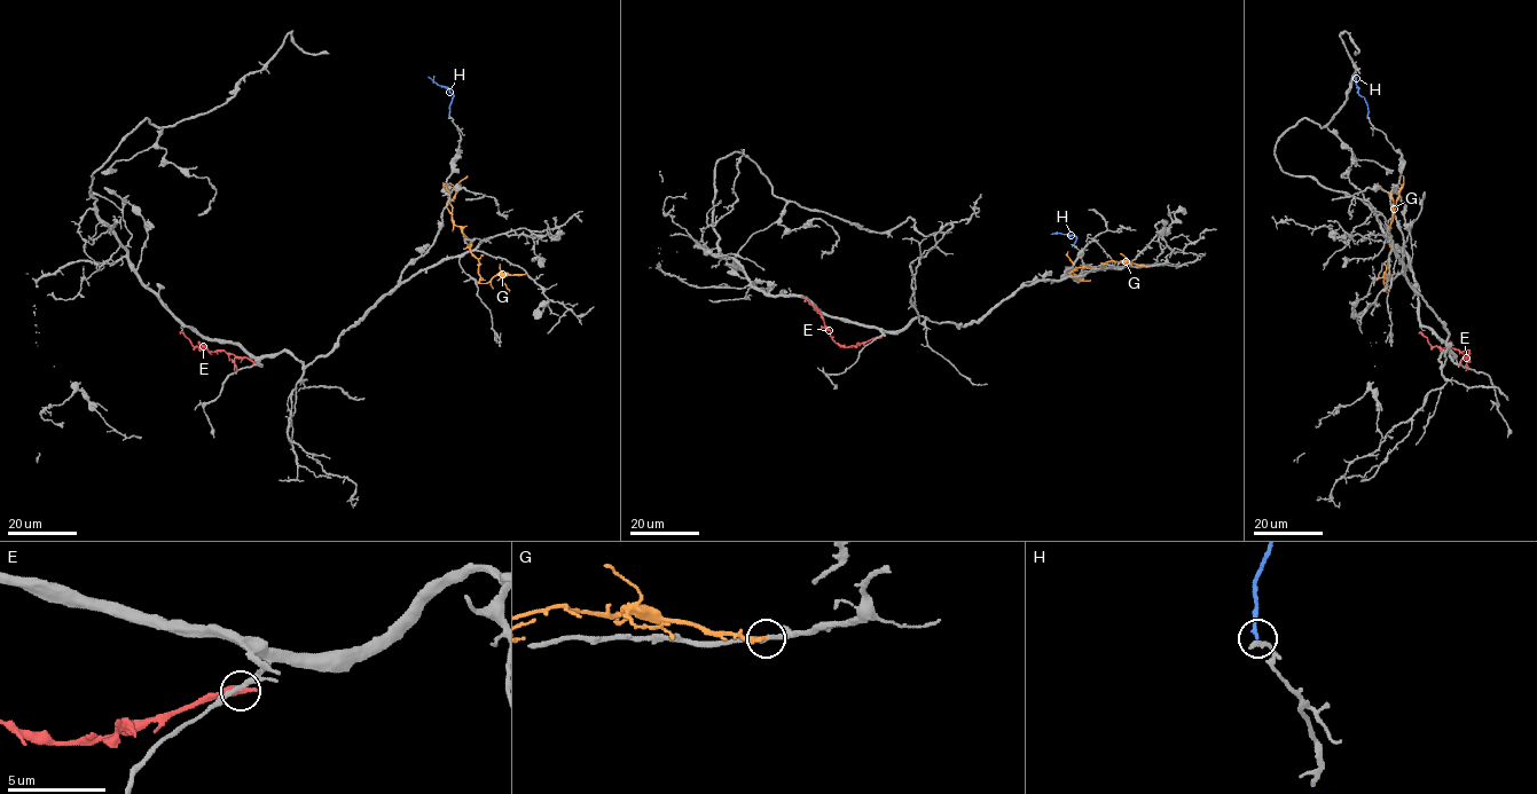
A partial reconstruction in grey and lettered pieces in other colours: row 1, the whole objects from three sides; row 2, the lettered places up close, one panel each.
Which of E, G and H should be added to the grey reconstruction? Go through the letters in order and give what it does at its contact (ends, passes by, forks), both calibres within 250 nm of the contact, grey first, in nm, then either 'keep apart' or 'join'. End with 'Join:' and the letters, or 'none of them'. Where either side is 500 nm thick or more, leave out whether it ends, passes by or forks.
E: it ends there; 280 nm thick on the grey side, 480 nm on the other; keep apart
G: it ends there; 240 nm thick on the grey side, 220 nm on the other; keep apart
H: it ends there; 260 nm thick on the grey side, 180 nm on the other; join
Join: H

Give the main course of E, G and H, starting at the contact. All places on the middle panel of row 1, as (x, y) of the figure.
E: (878, 337), (855, 346), (838, 345), (823, 316), (802, 296)
G: (1149, 266), (1111, 260), (1102, 267), (1079, 267), (1069, 273), (1082, 281), (1090, 280)
H: (1073, 244), (1076, 237), (1051, 234)

